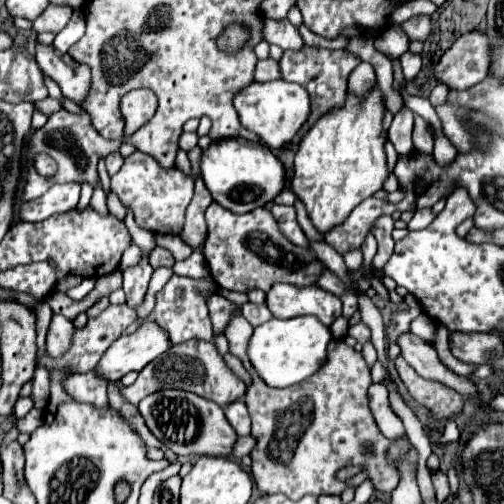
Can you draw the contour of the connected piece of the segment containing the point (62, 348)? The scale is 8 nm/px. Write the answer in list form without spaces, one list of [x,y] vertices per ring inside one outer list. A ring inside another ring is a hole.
[[[54,314],[48,328],[48,340],[46,340],[46,348],[50,350],[50,356],[56,358],[58,354],[66,352],[66,346],[70,346],[72,332],[74,332],[74,324],[64,316]]]

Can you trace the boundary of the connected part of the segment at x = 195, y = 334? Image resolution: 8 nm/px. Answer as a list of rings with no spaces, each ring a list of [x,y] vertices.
[[[174,274],[157,294],[154,310],[143,323],[154,322],[165,329],[170,336],[170,346],[188,342],[192,338],[206,340],[206,342],[212,340],[214,330],[212,330],[212,322],[210,322],[206,298],[204,298],[204,296],[210,296],[210,286],[212,286],[210,278],[194,280],[194,278],[184,278],[184,276]]]

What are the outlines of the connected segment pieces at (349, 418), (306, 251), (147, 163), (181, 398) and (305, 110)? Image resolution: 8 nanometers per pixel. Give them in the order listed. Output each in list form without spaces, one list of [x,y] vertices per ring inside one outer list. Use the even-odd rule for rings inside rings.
[[[238,310],[234,312],[234,320],[230,320],[226,326],[230,352],[242,360],[252,378],[244,402],[252,418],[252,436],[256,440],[250,458],[252,476],[258,490],[264,494],[282,492],[290,500],[300,500],[306,494],[342,494],[346,486],[358,486],[370,476],[376,490],[390,494],[398,486],[400,474],[386,462],[386,450],[392,442],[380,434],[376,420],[368,408],[366,390],[372,378],[362,354],[346,346],[342,340],[332,340],[328,344],[328,358],[322,370],[318,370],[298,386],[274,390],[266,386],[262,378],[258,378],[258,374],[254,374],[250,360],[246,358],[246,342],[250,340],[252,330],[254,328],[242,318]],[[366,446],[372,446],[368,448],[368,452],[374,452],[370,460],[366,454]],[[348,464],[366,464],[368,472],[356,474],[350,480],[342,482],[336,478],[336,472]]]
[[[216,202],[206,210],[208,238],[204,244],[204,258],[208,262],[210,274],[220,288],[250,292],[260,288],[268,292],[276,282],[288,282],[294,286],[316,284],[326,266],[310,248],[300,248],[292,244],[278,228],[272,212],[258,208],[246,214],[234,214]]]
[[[136,150],[126,156],[120,172],[112,176],[112,192],[134,212],[134,220],[140,228],[160,234],[180,234],[184,226],[184,212],[192,200],[194,180],[186,178],[178,170],[162,170],[154,158]]]
[[[160,390],[140,400],[138,410],[150,428],[150,432],[178,456],[230,456],[236,442],[234,428],[222,414],[222,408],[210,400],[202,400],[198,394],[182,390]]]
[[[272,80],[272,82],[250,82],[234,96],[234,108],[240,116],[244,128],[258,134],[260,142],[272,150],[280,150],[286,142],[294,138],[300,126],[306,122],[310,114],[310,98],[302,86],[286,82],[286,80]]]

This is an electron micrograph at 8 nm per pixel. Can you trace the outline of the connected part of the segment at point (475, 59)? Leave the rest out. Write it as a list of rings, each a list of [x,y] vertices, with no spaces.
[[[470,32],[458,38],[438,60],[434,66],[434,76],[446,84],[450,90],[466,90],[486,78],[486,70],[490,68],[490,48],[486,46],[486,34],[482,32]]]

